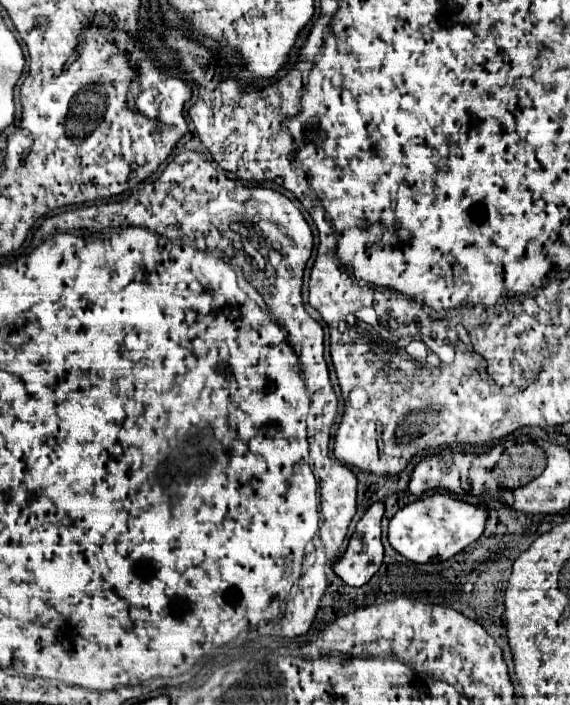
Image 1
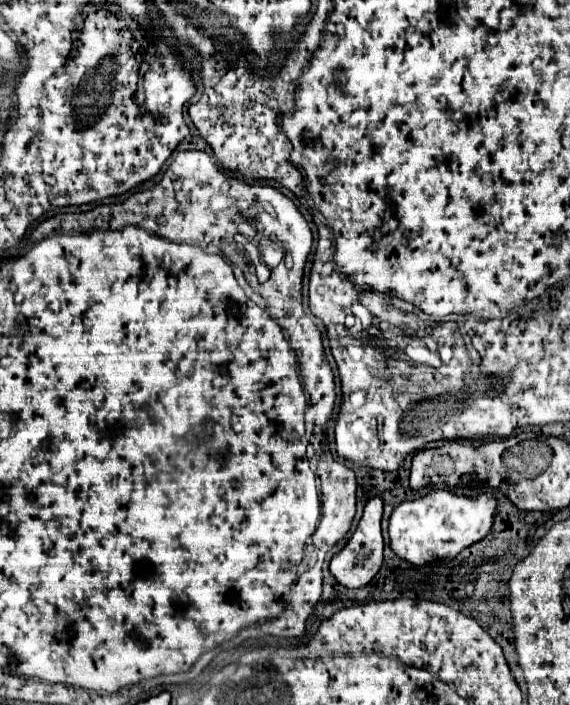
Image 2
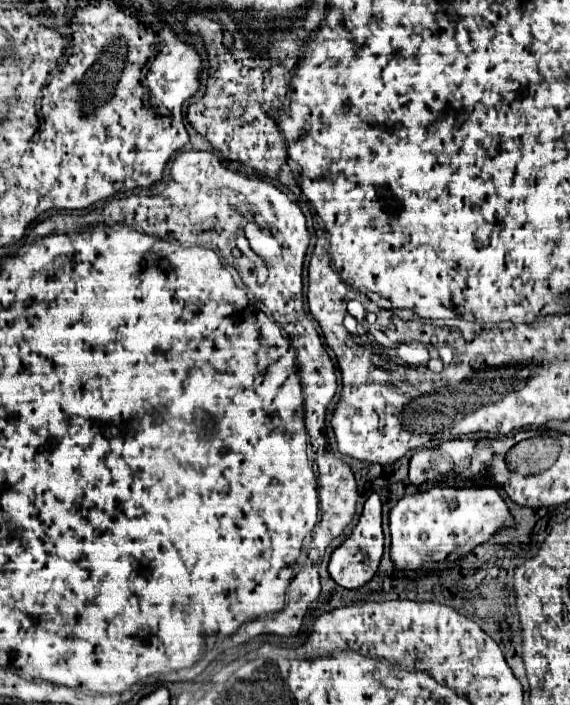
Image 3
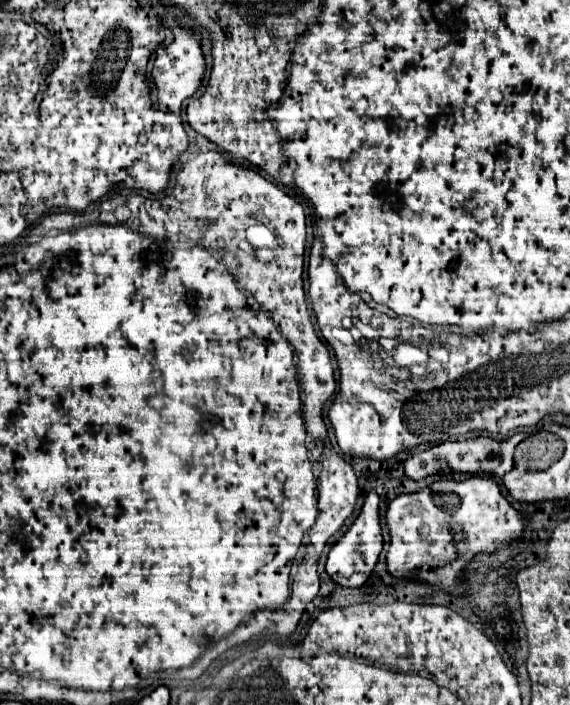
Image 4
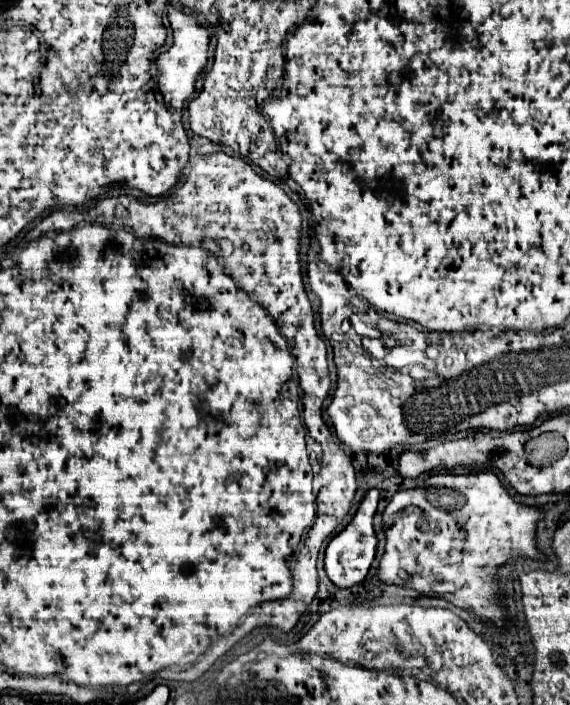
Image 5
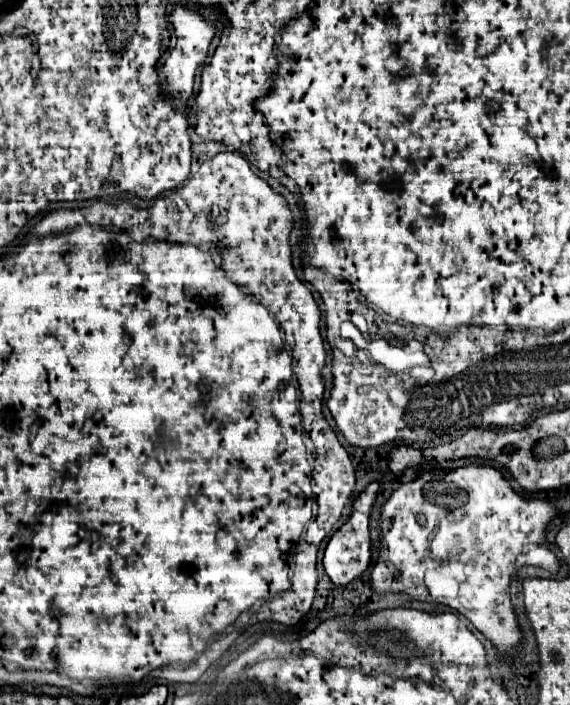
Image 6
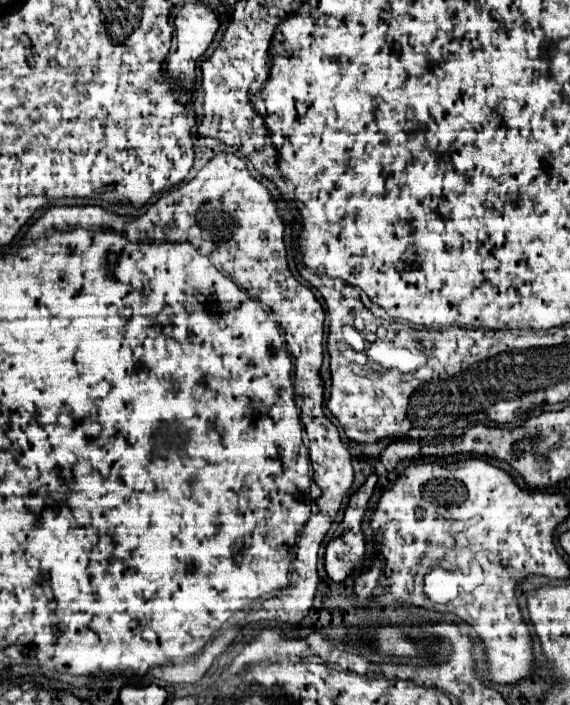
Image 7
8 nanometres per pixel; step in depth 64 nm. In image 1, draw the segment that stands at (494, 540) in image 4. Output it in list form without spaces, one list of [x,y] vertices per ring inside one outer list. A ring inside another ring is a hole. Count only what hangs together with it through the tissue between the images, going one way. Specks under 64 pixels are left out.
[[[434,494],[430,498],[424,498],[424,500],[404,506],[390,520],[388,542],[392,544],[392,548],[396,552],[400,552],[410,562],[435,563],[448,560],[450,556],[458,554],[466,546],[470,546],[474,540],[478,540],[484,532],[484,524],[486,524],[484,508],[466,504],[462,500],[444,496],[444,494]]]

